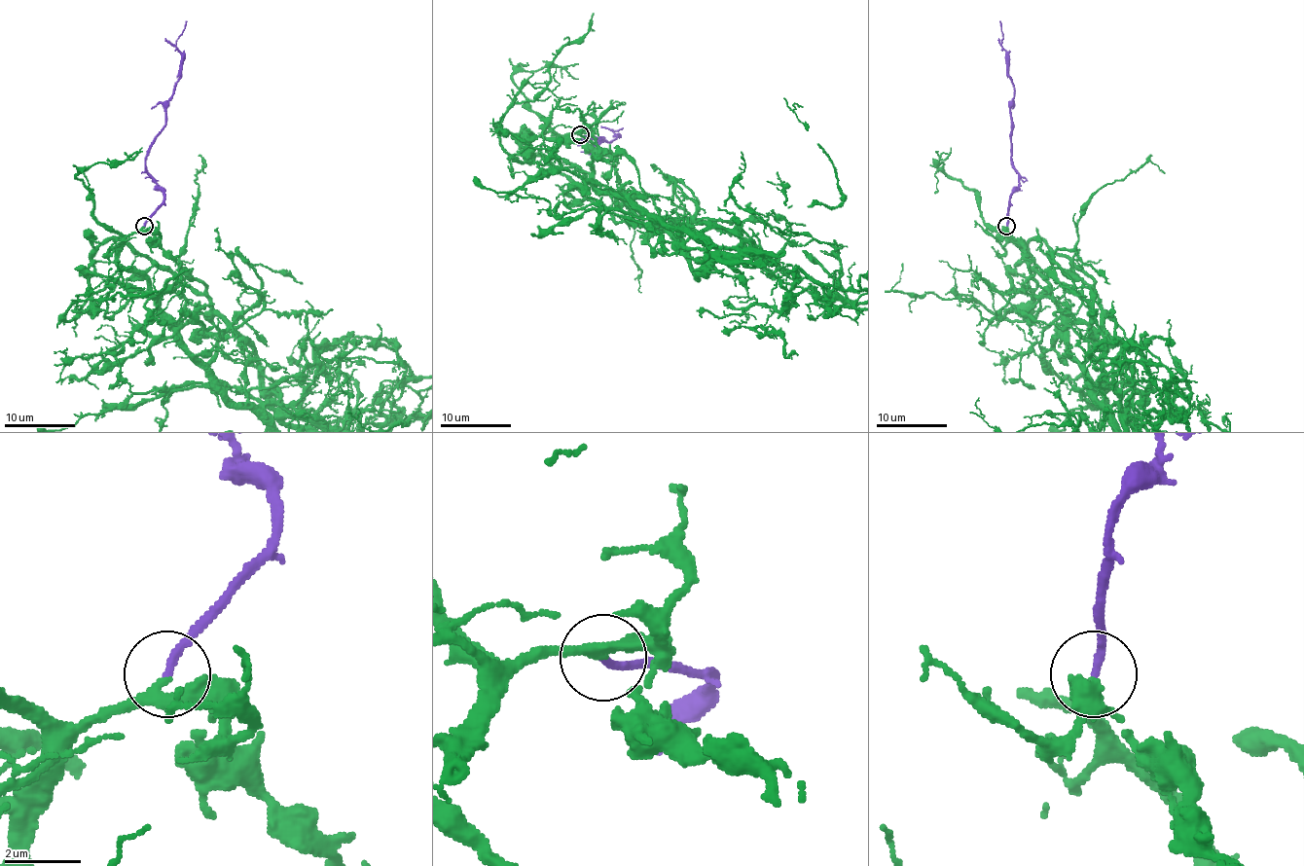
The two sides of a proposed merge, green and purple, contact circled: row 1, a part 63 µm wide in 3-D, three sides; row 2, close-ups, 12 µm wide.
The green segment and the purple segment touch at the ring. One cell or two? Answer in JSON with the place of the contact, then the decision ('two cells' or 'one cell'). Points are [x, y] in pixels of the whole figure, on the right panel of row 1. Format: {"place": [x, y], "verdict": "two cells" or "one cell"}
{"place": [1006, 226], "verdict": "one cell"}

